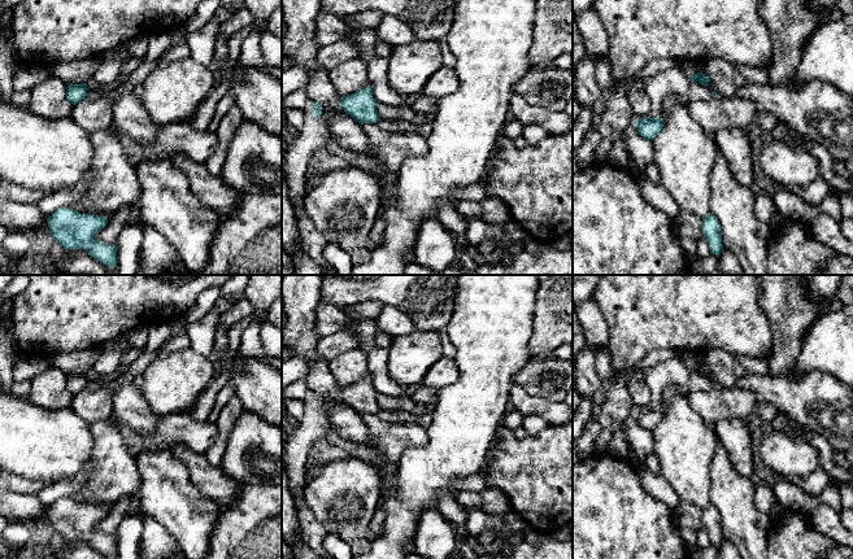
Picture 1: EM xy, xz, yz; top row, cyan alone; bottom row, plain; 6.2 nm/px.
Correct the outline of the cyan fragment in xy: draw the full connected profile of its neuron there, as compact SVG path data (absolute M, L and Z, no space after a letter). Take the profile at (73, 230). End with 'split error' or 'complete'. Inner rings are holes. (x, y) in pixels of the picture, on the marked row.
M60 208L47 218L47 224L55 240L65 249L84 249L103 265L117 267L116 246L95 240L96 233L108 224L105 217Z; complete

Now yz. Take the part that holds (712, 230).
M709 214L702 219L702 232L709 241L710 254L719 254L722 245L722 228L715 215Z; complete

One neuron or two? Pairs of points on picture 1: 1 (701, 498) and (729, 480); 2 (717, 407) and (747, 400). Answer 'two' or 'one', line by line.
1: two
2: one

